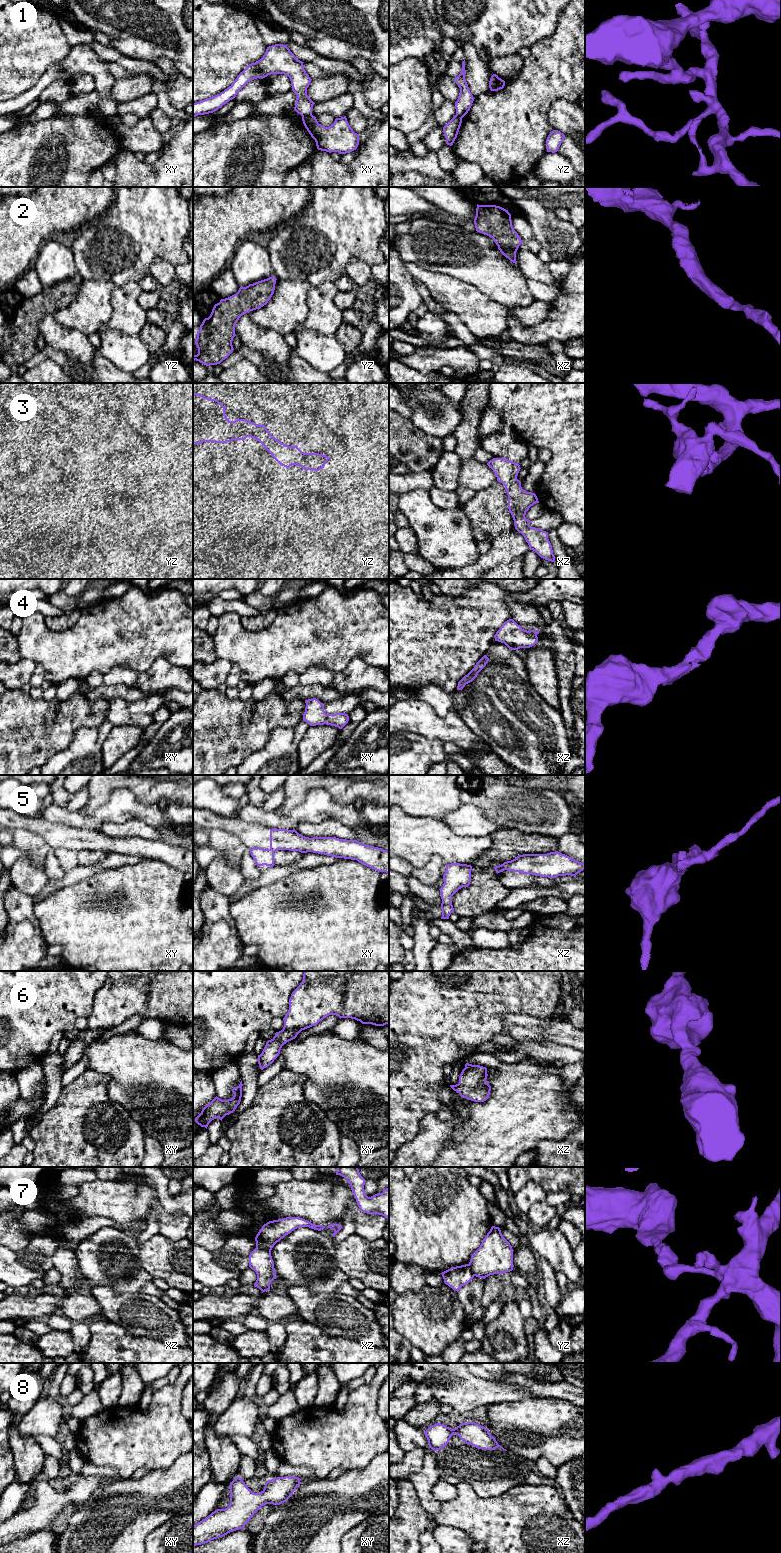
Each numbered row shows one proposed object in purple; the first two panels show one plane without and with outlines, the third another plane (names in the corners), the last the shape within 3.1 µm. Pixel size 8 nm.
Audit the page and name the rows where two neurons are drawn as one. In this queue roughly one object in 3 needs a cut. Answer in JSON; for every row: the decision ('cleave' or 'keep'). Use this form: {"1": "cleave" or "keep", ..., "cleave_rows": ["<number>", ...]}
{"1": "cleave", "2": "keep", "3": "keep", "4": "keep", "5": "cleave", "6": "keep", "7": "cleave", "8": "keep", "cleave_rows": ["1", "5", "7"]}

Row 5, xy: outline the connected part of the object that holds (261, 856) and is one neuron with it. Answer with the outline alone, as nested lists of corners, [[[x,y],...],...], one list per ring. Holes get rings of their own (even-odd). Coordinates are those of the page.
[[[257,847],[257,848],[252,848],[249,851],[257,867],[266,865],[272,868],[275,865],[274,864],[274,852],[272,850]]]

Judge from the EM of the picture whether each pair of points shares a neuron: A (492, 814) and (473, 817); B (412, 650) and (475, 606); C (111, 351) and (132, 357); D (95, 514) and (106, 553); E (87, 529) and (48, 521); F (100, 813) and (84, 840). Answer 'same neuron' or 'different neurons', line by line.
A: different neurons
B: same neuron
C: same neuron
D: same neuron
E: different neurons
F: different neurons

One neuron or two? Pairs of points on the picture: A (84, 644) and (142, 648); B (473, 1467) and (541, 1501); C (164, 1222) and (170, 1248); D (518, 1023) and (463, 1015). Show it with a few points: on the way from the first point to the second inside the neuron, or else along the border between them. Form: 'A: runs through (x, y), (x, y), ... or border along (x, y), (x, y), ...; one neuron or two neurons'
A: runs through (98, 644), (128, 644); one neuron
B: border along (525, 1483), (512, 1486), (506, 1491), (491, 1497); two neurons
C: border along (158, 1233), (171, 1239), (182, 1239); two neurons
D: border along (526, 1015), (506, 1014), (504, 1025), (507, 1034); two neurons

